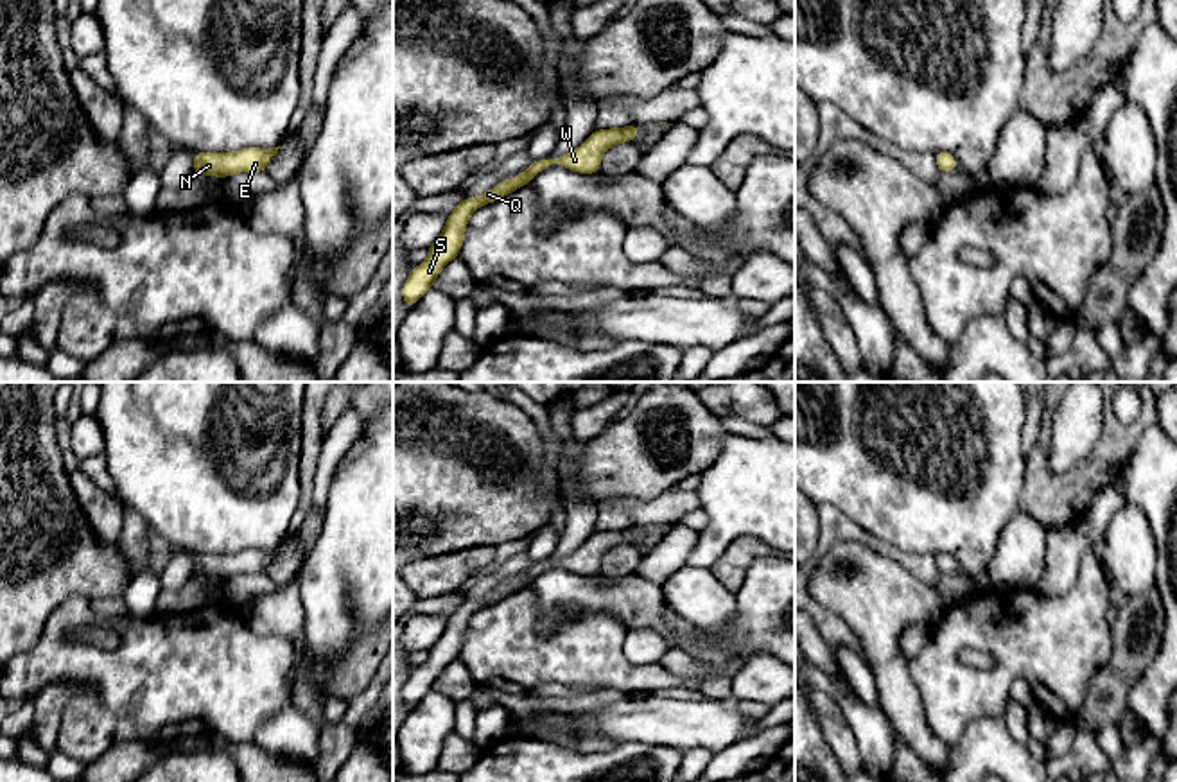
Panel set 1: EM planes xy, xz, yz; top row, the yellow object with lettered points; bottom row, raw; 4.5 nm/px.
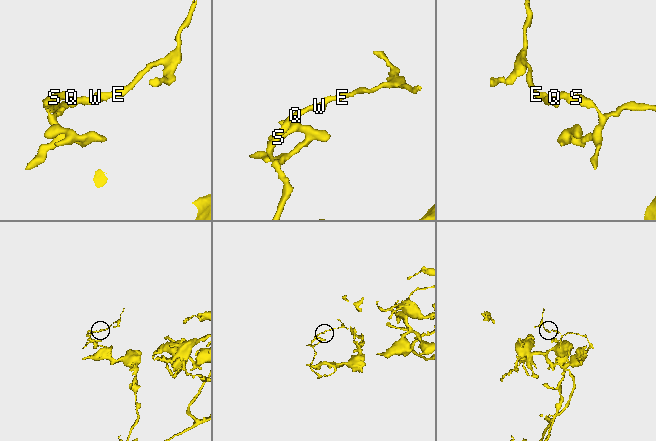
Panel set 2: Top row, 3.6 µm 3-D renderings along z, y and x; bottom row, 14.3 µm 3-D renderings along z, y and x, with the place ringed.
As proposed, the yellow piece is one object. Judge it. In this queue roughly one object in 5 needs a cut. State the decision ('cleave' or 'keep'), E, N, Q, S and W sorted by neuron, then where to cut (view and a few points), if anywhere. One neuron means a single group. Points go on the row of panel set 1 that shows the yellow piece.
keep; groups E N Q S W; cut none

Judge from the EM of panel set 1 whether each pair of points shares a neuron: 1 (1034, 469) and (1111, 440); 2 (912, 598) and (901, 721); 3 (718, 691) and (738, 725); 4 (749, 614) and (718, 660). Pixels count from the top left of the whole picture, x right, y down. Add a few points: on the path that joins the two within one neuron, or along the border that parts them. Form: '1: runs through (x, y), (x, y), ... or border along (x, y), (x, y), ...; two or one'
1: runs through (1055, 481), (1077, 481), (1097, 461); one
2: runs through (889, 628), (889, 668), (896, 691); one
3: border along (731, 698), (704, 700); two
4: border along (700, 637), (729, 657); two

